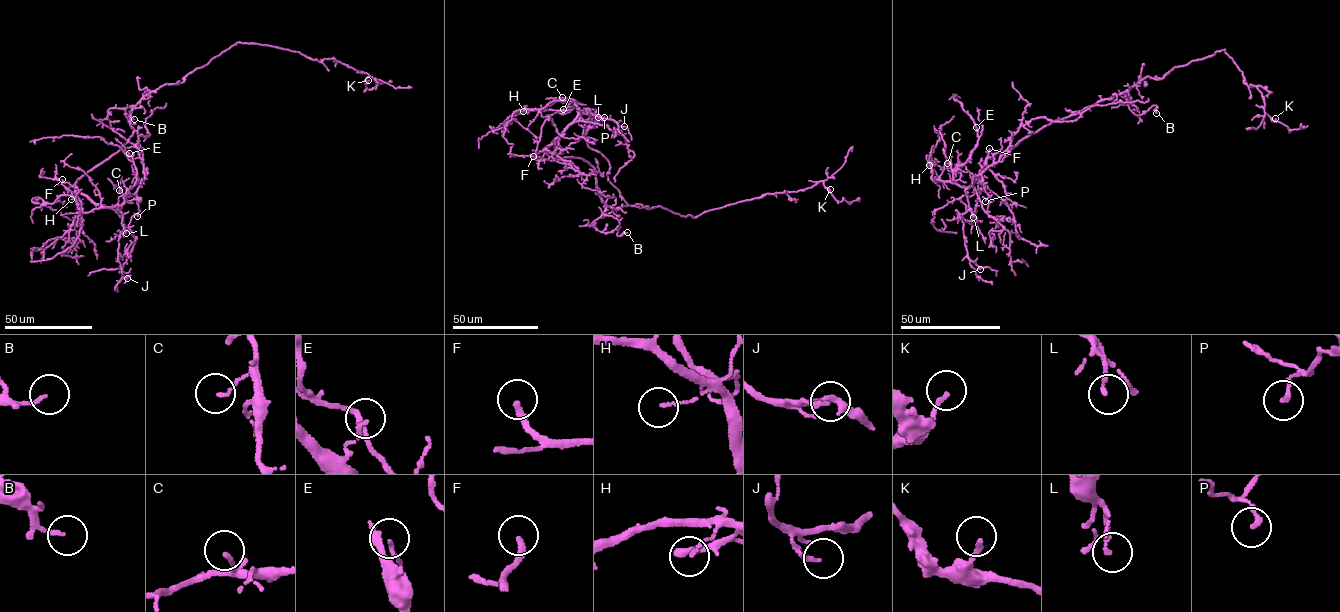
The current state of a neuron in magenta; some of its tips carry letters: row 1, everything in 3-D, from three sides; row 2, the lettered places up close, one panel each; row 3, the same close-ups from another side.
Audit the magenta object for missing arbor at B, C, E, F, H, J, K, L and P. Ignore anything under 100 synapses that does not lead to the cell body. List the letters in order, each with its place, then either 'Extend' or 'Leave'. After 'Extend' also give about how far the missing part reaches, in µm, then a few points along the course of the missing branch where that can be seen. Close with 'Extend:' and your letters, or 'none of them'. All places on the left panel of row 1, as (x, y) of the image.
B: Place: (134, 119). Leave
C: Place: (119, 190). Leave
E: Place: (129, 153). Leave
F: Place: (62, 179). Extend. Missing length about 70 µm. Course of what is missing: (62, 179), (24, 182), (11, 203), (12, 213), (2, 218)
H: Place: (71, 199). Leave
J: Place: (127, 278). Leave
K: Place: (368, 80). Leave
L: Place: (126, 233). Leave
P: Place: (137, 216). Leave
Extend: F

